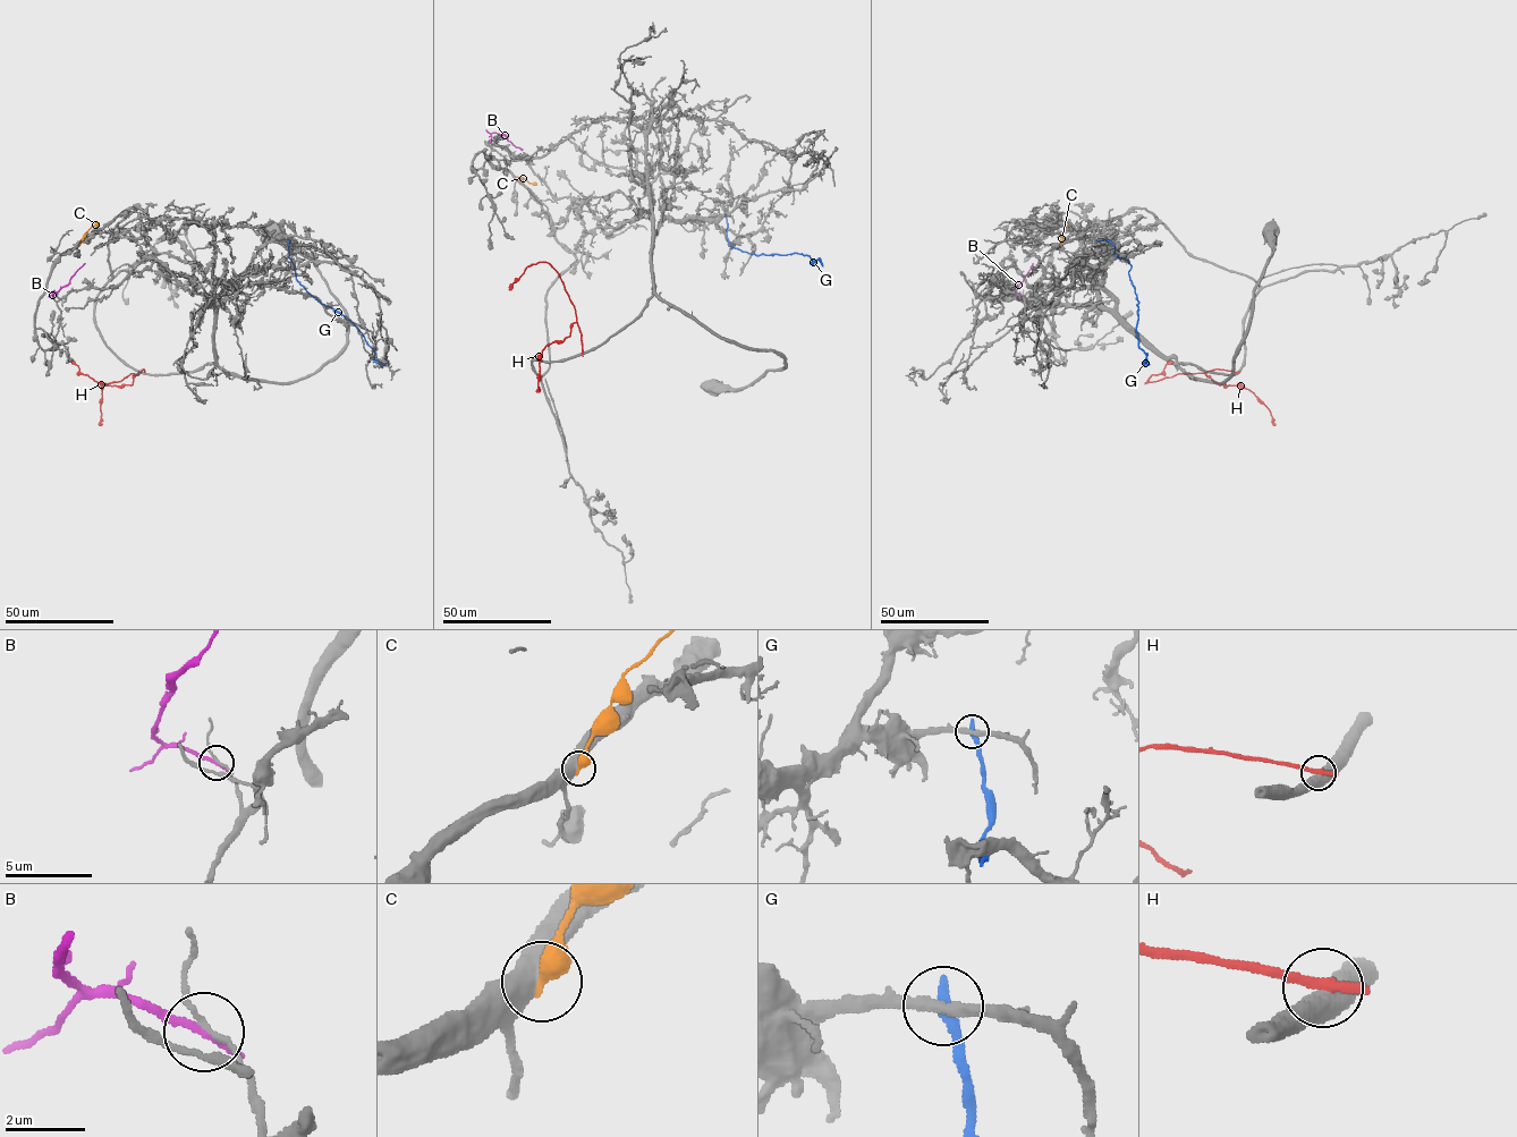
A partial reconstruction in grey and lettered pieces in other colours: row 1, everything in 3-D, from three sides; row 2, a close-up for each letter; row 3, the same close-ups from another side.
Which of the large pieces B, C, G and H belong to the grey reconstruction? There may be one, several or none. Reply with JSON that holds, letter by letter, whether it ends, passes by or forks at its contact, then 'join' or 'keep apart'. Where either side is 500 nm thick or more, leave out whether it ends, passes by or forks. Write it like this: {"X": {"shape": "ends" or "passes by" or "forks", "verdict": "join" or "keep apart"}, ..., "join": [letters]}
{"B": {"shape": "ends", "verdict": "keep apart"}, "C": {"verdict": "keep apart"}, "G": {"shape": "ends", "verdict": "keep apart"}, "H": {"verdict": "keep apart"}, "join": []}

